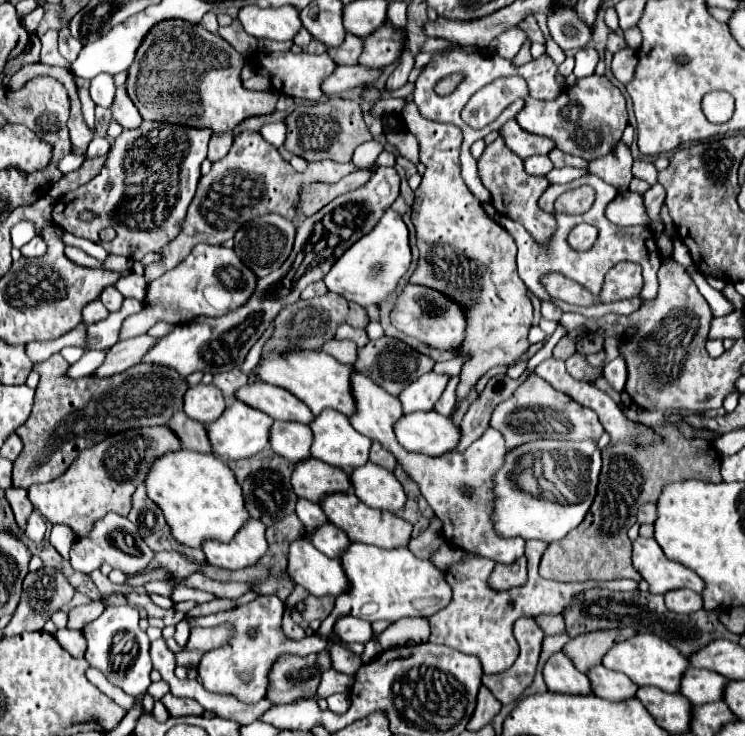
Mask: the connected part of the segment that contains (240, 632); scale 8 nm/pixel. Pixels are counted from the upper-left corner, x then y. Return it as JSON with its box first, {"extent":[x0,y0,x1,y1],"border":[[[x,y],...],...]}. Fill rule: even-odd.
{"extent":[190,595,328,703],"border":[[[258,595],[254,601],[240,605],[236,609],[190,619],[192,627],[194,625],[216,627],[222,623],[232,625],[232,637],[224,647],[218,647],[202,655],[198,663],[198,677],[202,679],[202,685],[206,690],[230,693],[244,703],[258,703],[260,699],[264,699],[268,687],[268,671],[278,655],[282,653],[310,655],[310,653],[320,653],[328,647],[328,639],[322,637],[320,633],[312,633],[302,641],[288,639],[282,631],[282,601],[276,595]],[[250,629],[258,629],[258,635],[254,639],[248,637]]]}

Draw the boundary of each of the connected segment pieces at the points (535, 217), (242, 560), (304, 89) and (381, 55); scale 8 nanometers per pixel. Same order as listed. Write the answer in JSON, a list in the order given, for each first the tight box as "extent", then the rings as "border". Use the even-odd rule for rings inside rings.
[{"extent":[478,137,556,237],"border":[[[498,137],[490,145],[486,145],[482,157],[478,159],[478,169],[480,169],[480,179],[484,187],[492,195],[492,205],[500,215],[508,215],[519,223],[542,223],[542,231],[548,231],[548,237],[552,237],[556,219],[554,215],[542,211],[538,207],[538,197],[544,193],[544,189],[550,185],[546,177],[534,177],[524,171],[524,161],[510,153],[504,145],[504,141]]]},{"extent":[202,519,268,569],"border":[[[248,519],[246,521],[246,527],[242,527],[242,531],[238,531],[238,535],[230,541],[230,543],[218,543],[218,541],[206,541],[202,543],[202,551],[206,555],[206,561],[214,567],[222,567],[222,569],[244,569],[244,567],[250,567],[254,565],[268,549],[268,543],[266,543],[266,535],[264,535],[266,527],[258,521],[258,519]]]},{"extent":[254,51,336,101],"border":[[[292,51],[264,53],[262,57],[254,57],[254,63],[274,75],[274,89],[308,101],[318,101],[322,97],[320,83],[336,67],[328,53],[310,55]]]},{"extent":[358,25,406,67],"border":[[[382,25],[374,35],[368,35],[364,39],[364,49],[358,59],[358,65],[362,67],[386,67],[394,61],[398,61],[402,47],[404,47],[406,35],[392,25]]]}]

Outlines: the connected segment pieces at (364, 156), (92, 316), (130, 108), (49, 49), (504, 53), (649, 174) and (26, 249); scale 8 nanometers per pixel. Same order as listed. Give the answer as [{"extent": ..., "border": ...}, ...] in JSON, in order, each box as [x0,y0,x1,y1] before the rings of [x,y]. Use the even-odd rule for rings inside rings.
[{"extent":[352,141,384,167],"border":[[[370,141],[370,143],[362,143],[356,151],[354,151],[354,157],[352,157],[352,161],[358,165],[358,167],[370,167],[376,159],[378,159],[378,155],[384,151],[384,147],[382,147],[382,143],[378,143],[378,141]]]},{"extent":[82,299,108,325],"border":[[[96,299],[96,301],[90,301],[84,309],[82,309],[82,319],[90,325],[90,323],[98,323],[102,319],[108,317],[108,311],[104,309],[104,305]]]},{"extent":[110,87,142,129],"border":[[[118,87],[116,89],[116,99],[110,107],[112,117],[124,127],[124,129],[136,129],[142,123],[142,117],[138,113],[138,109],[134,107],[132,99],[126,95],[126,87]]]},{"extent":[42,29,70,67],"border":[[[50,29],[42,37],[42,63],[46,65],[58,65],[58,67],[70,67],[70,63],[58,53],[58,31]]]},{"extent":[488,27,528,59],"border":[[[514,27],[514,29],[498,35],[498,39],[494,39],[488,49],[490,49],[490,53],[496,53],[500,57],[514,59],[518,55],[518,51],[520,51],[520,47],[522,47],[522,43],[524,43],[526,37],[528,35],[524,31],[520,31],[518,27]]]},{"extent":[632,159,658,185],"border":[[[638,159],[638,161],[634,161],[634,165],[632,165],[632,175],[638,177],[638,179],[644,179],[644,181],[650,183],[650,185],[654,185],[654,183],[656,183],[656,177],[658,177],[658,171],[656,171],[656,167],[654,167],[650,161]]]},{"extent":[20,235,46,257],"border":[[[36,235],[36,237],[34,237],[32,241],[28,241],[20,251],[22,251],[24,257],[42,257],[44,251],[46,251],[46,243],[44,243],[42,237]]]}]

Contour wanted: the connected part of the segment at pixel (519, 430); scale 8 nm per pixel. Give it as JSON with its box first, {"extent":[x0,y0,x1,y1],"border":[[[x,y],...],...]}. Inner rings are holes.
{"extent":[490,373,604,449],"border":[[[534,373],[528,375],[528,379],[514,391],[510,399],[506,399],[494,409],[490,425],[504,435],[508,449],[514,449],[522,443],[536,439],[558,439],[558,441],[600,439],[600,435],[604,433],[604,427],[594,411],[576,403],[568,395],[556,391],[550,383],[546,383]]]}

